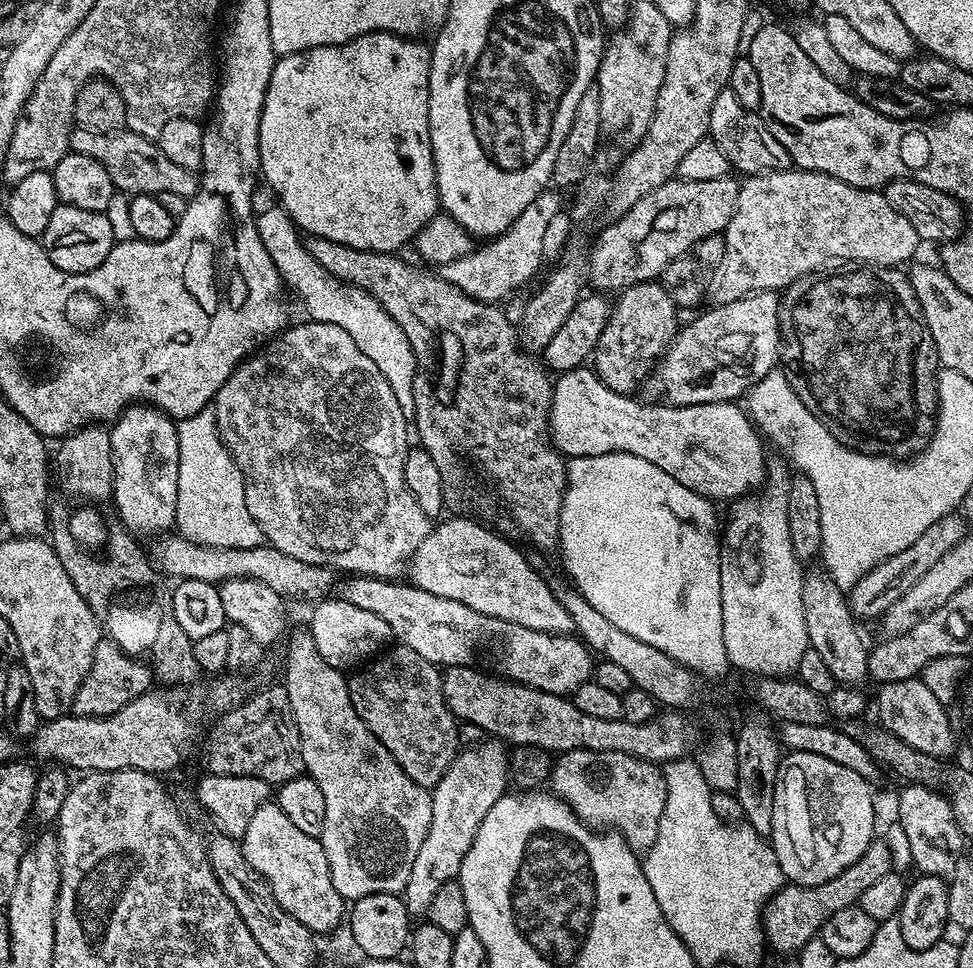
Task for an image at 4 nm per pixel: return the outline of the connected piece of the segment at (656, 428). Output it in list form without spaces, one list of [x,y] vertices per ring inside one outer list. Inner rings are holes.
[[[581,366],[569,372],[559,373],[554,380],[552,405],[548,411],[547,433],[552,444],[558,449],[561,456],[565,458],[574,456],[597,456],[598,454],[610,454],[611,452],[625,452],[626,454],[634,454],[638,458],[646,458],[646,462],[654,462],[654,466],[658,466],[658,470],[666,470],[666,474],[670,474],[670,478],[682,482],[682,486],[686,486],[686,490],[694,490],[697,496],[704,496],[706,499],[713,502],[719,502],[719,500],[731,502],[747,497],[749,494],[757,491],[760,485],[763,484],[766,471],[766,455],[764,456],[766,444],[756,425],[752,423],[747,411],[745,411],[739,403],[727,400],[726,402],[710,402],[709,404],[678,406],[676,408],[672,404],[661,404],[659,402],[643,402],[644,404],[639,404],[638,401],[632,399],[636,398],[623,392],[610,390],[610,386],[606,386],[591,367]]]

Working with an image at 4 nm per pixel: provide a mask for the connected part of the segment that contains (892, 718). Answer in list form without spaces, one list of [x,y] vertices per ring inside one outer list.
[[[913,678],[902,682],[890,682],[879,689],[876,696],[876,716],[879,727],[884,731],[902,738],[906,746],[914,746],[922,754],[930,754],[941,758],[956,748],[956,732],[948,721],[945,701],[939,700],[924,684],[923,679]]]

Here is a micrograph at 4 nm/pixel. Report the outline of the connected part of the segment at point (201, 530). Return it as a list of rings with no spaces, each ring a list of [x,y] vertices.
[[[209,406],[198,410],[198,414],[194,414],[190,418],[179,421],[176,425],[176,433],[178,434],[178,506],[176,507],[175,531],[179,535],[184,536],[190,542],[201,544],[207,548],[256,548],[259,544],[265,543],[262,530],[258,526],[258,522],[254,522],[254,518],[250,518],[250,510],[246,510],[246,490],[244,489],[244,475],[239,466],[234,462],[234,458],[228,453],[228,447],[222,442],[220,431],[216,425],[216,409]]]

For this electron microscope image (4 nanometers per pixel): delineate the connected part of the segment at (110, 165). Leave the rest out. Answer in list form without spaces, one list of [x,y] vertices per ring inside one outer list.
[[[73,127],[72,137],[68,139],[68,147],[78,154],[86,154],[102,166],[106,166],[106,174],[114,182],[117,193],[134,196],[159,196],[161,192],[182,194],[186,197],[196,195],[198,187],[197,173],[170,162],[166,154],[162,154],[159,143],[155,139],[143,136],[131,130],[121,130],[115,134],[98,134],[85,128]]]

